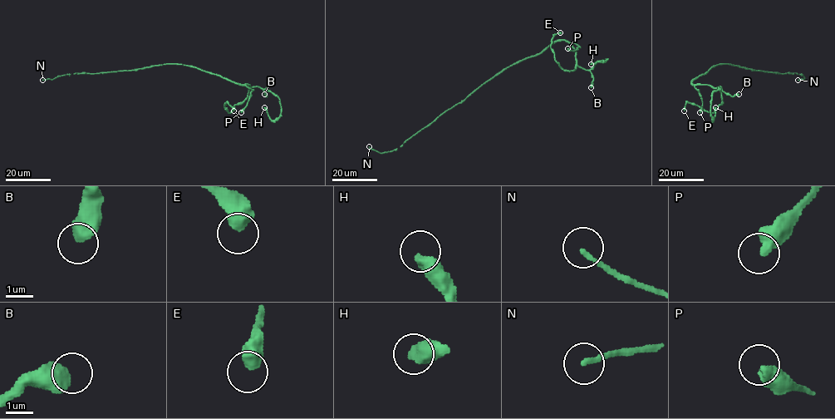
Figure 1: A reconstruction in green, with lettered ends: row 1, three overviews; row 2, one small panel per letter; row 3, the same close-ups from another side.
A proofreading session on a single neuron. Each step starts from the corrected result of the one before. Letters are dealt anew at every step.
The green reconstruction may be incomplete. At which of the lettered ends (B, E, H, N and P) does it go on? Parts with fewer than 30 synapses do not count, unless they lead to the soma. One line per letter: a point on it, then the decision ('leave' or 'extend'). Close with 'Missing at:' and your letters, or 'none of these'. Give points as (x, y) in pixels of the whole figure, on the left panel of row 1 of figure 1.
B: at (264, 94); leave
E: at (233, 110); leave
H: at (264, 107); leave
N: at (42, 80); extend
P: at (241, 112); leave
Missing at: N

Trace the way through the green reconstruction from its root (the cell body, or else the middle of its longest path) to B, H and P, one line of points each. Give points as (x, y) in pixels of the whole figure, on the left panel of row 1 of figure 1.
B: (185, 65), (219, 75), (231, 81), (248, 84), (250, 88), (257, 86), (264, 94)
H: (185, 65), (248, 84), (250, 88), (269, 90), (280, 101), (281, 115), (272, 120), (264, 107)
P: (185, 65), (219, 75), (249, 87), (252, 90), (247, 105), (241, 112)

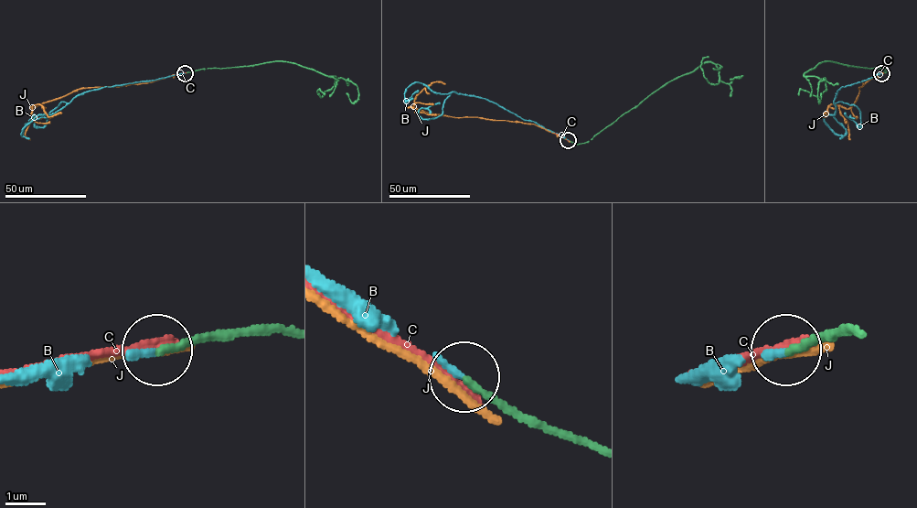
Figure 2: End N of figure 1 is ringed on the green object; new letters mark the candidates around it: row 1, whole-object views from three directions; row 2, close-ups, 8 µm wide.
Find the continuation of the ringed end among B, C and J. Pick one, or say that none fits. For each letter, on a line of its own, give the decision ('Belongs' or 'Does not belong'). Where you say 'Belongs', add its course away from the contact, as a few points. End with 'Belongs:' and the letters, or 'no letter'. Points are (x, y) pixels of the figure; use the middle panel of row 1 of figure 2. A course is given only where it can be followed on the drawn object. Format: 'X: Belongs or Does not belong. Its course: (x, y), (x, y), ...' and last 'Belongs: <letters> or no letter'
B: Belongs. Its course: (568, 140), (485, 98), (453, 91), (436, 93), (422, 83), (414, 82), (406, 89), (406, 103), (418, 91)
C: Does not belong
J: Does not belong
Belongs: B

